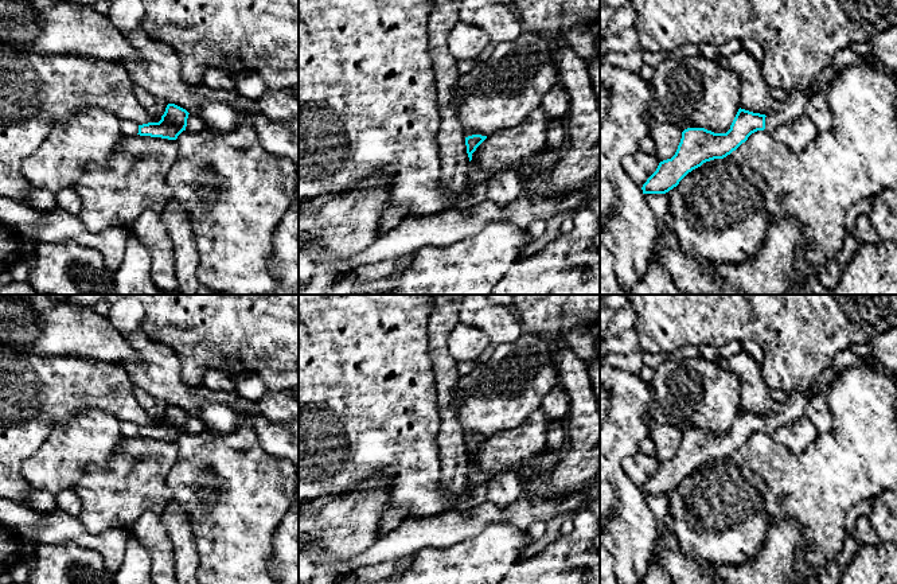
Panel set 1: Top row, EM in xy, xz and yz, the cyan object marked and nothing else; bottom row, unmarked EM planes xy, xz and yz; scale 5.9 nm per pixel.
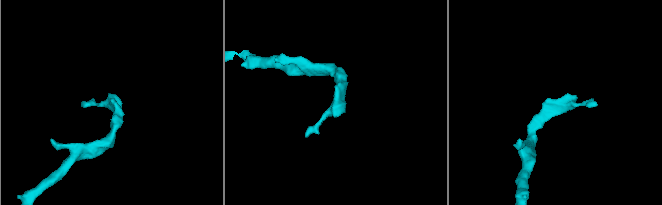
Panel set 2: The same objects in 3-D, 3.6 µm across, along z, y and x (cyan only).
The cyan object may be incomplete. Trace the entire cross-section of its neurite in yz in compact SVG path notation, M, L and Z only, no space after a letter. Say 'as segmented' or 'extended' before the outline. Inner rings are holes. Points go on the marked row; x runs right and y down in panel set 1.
extended; M828 65L808 87L788 90L785 101L775 101L767 116L740 108L726 133L714 133L705 128L685 129L675 155L659 163L656 171L643 184L643 194L668 192L689 172L706 161L726 157L757 131L775 133L779 126L804 114L810 97L826 92L836 73L838 70Z

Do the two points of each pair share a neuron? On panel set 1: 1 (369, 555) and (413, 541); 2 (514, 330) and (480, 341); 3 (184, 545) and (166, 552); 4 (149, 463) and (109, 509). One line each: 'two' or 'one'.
1: one
2: two
3: two
4: one

